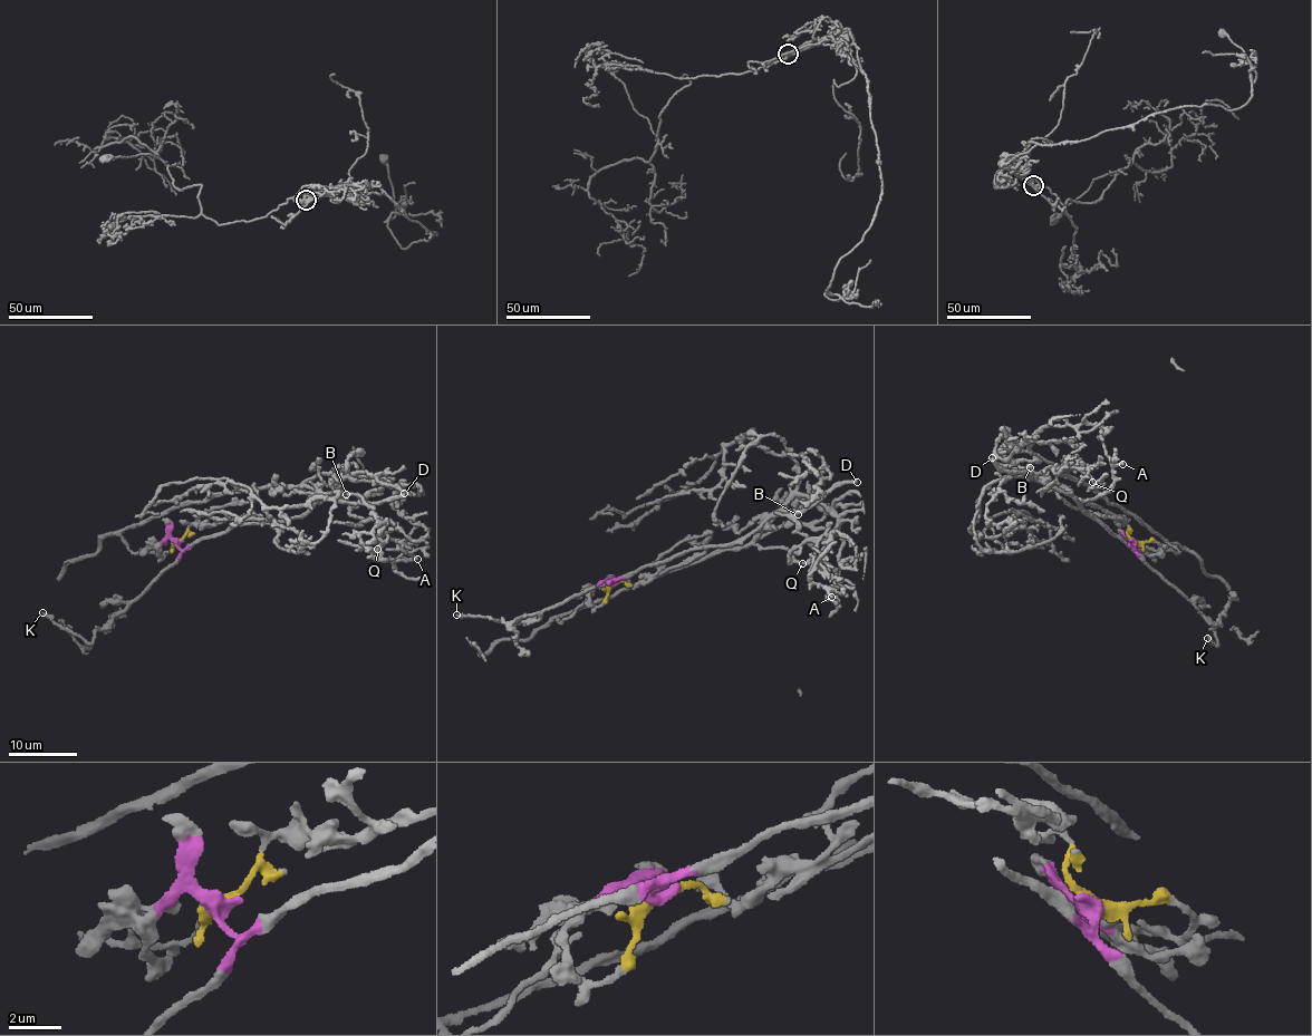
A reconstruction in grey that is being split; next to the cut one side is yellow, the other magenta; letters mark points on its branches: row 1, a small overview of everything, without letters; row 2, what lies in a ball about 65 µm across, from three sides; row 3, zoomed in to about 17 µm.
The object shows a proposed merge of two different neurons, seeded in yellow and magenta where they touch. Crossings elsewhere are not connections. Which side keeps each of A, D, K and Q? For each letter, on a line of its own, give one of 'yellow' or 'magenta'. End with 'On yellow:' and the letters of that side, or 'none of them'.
A: yellow
D: magenta
K: magenta
Q: yellow
On yellow: A, Q

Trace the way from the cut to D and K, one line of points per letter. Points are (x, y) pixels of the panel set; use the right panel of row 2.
D: (1135, 541), (1131, 546), (1115, 536), (1087, 514), (1070, 493), (1024, 470), (1012, 472), (996, 465), (992, 457)
K: (1135, 541), (1136, 550), (1149, 567), (1186, 598), (1215, 628), (1217, 644), (1213, 645), (1207, 638)

